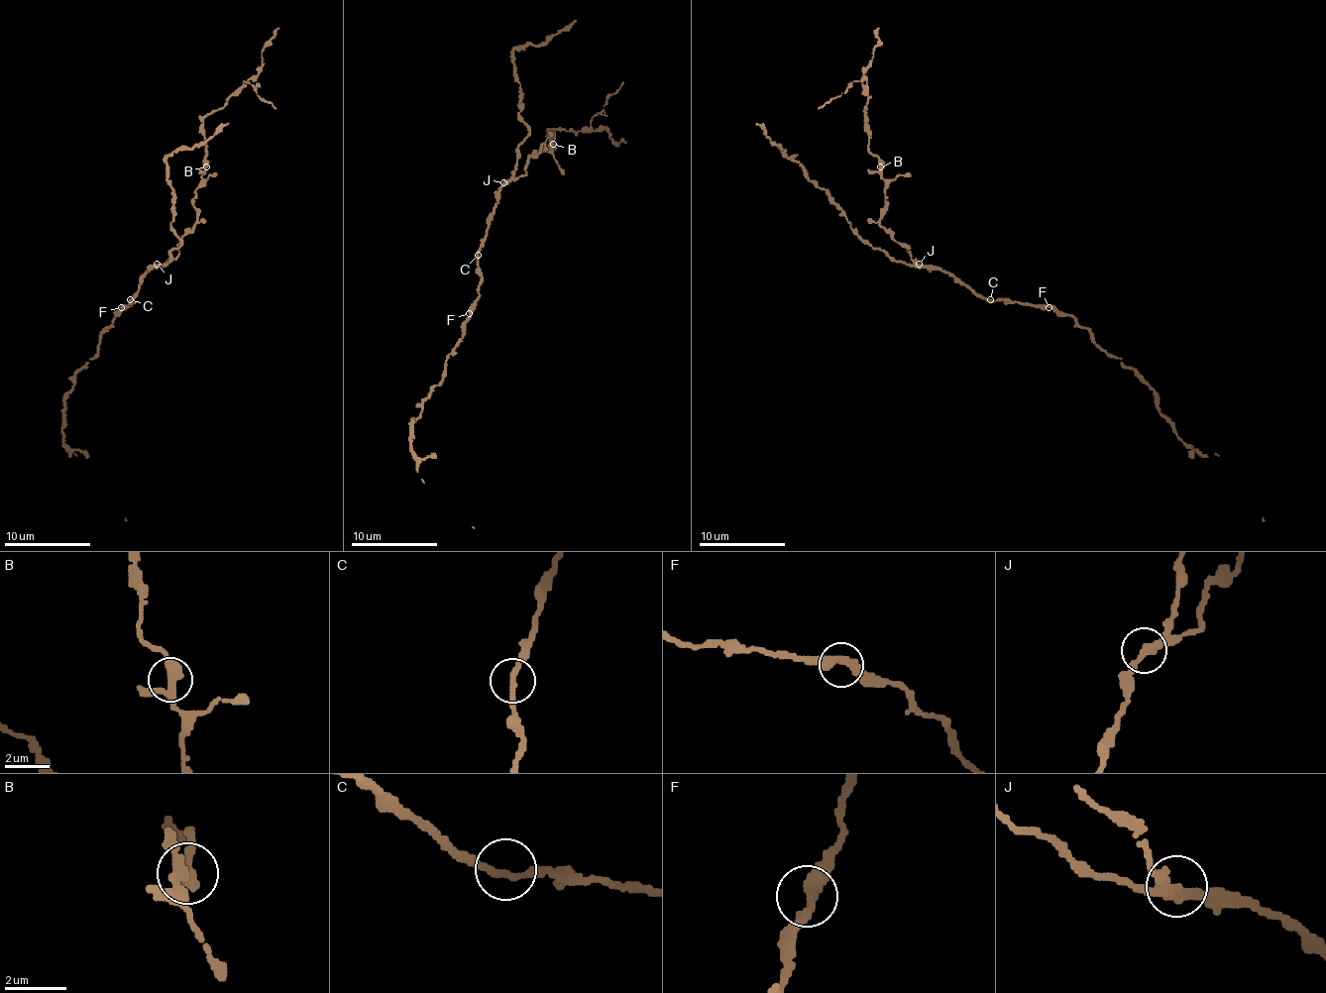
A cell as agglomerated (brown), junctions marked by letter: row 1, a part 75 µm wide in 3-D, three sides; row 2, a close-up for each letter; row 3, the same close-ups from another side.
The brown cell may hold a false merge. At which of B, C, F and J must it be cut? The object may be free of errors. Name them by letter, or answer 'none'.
none

